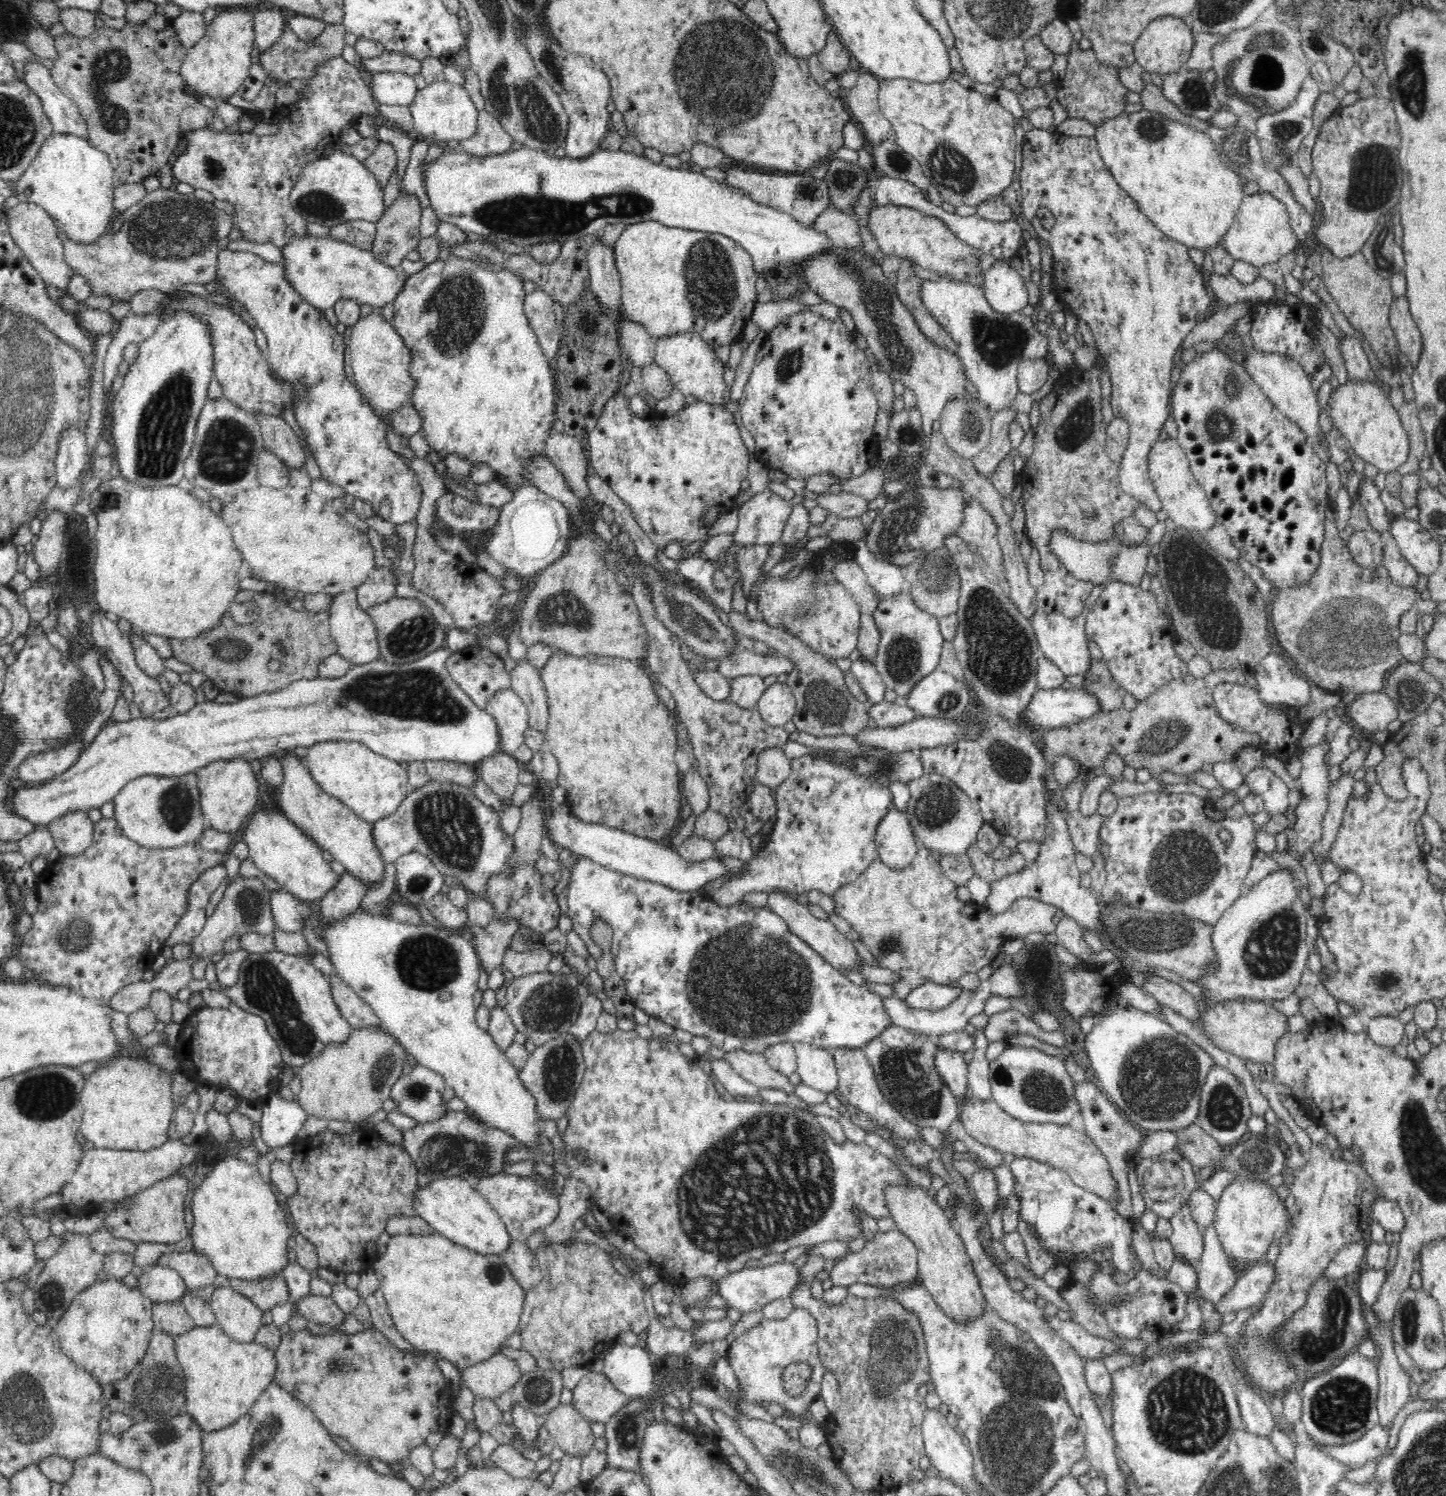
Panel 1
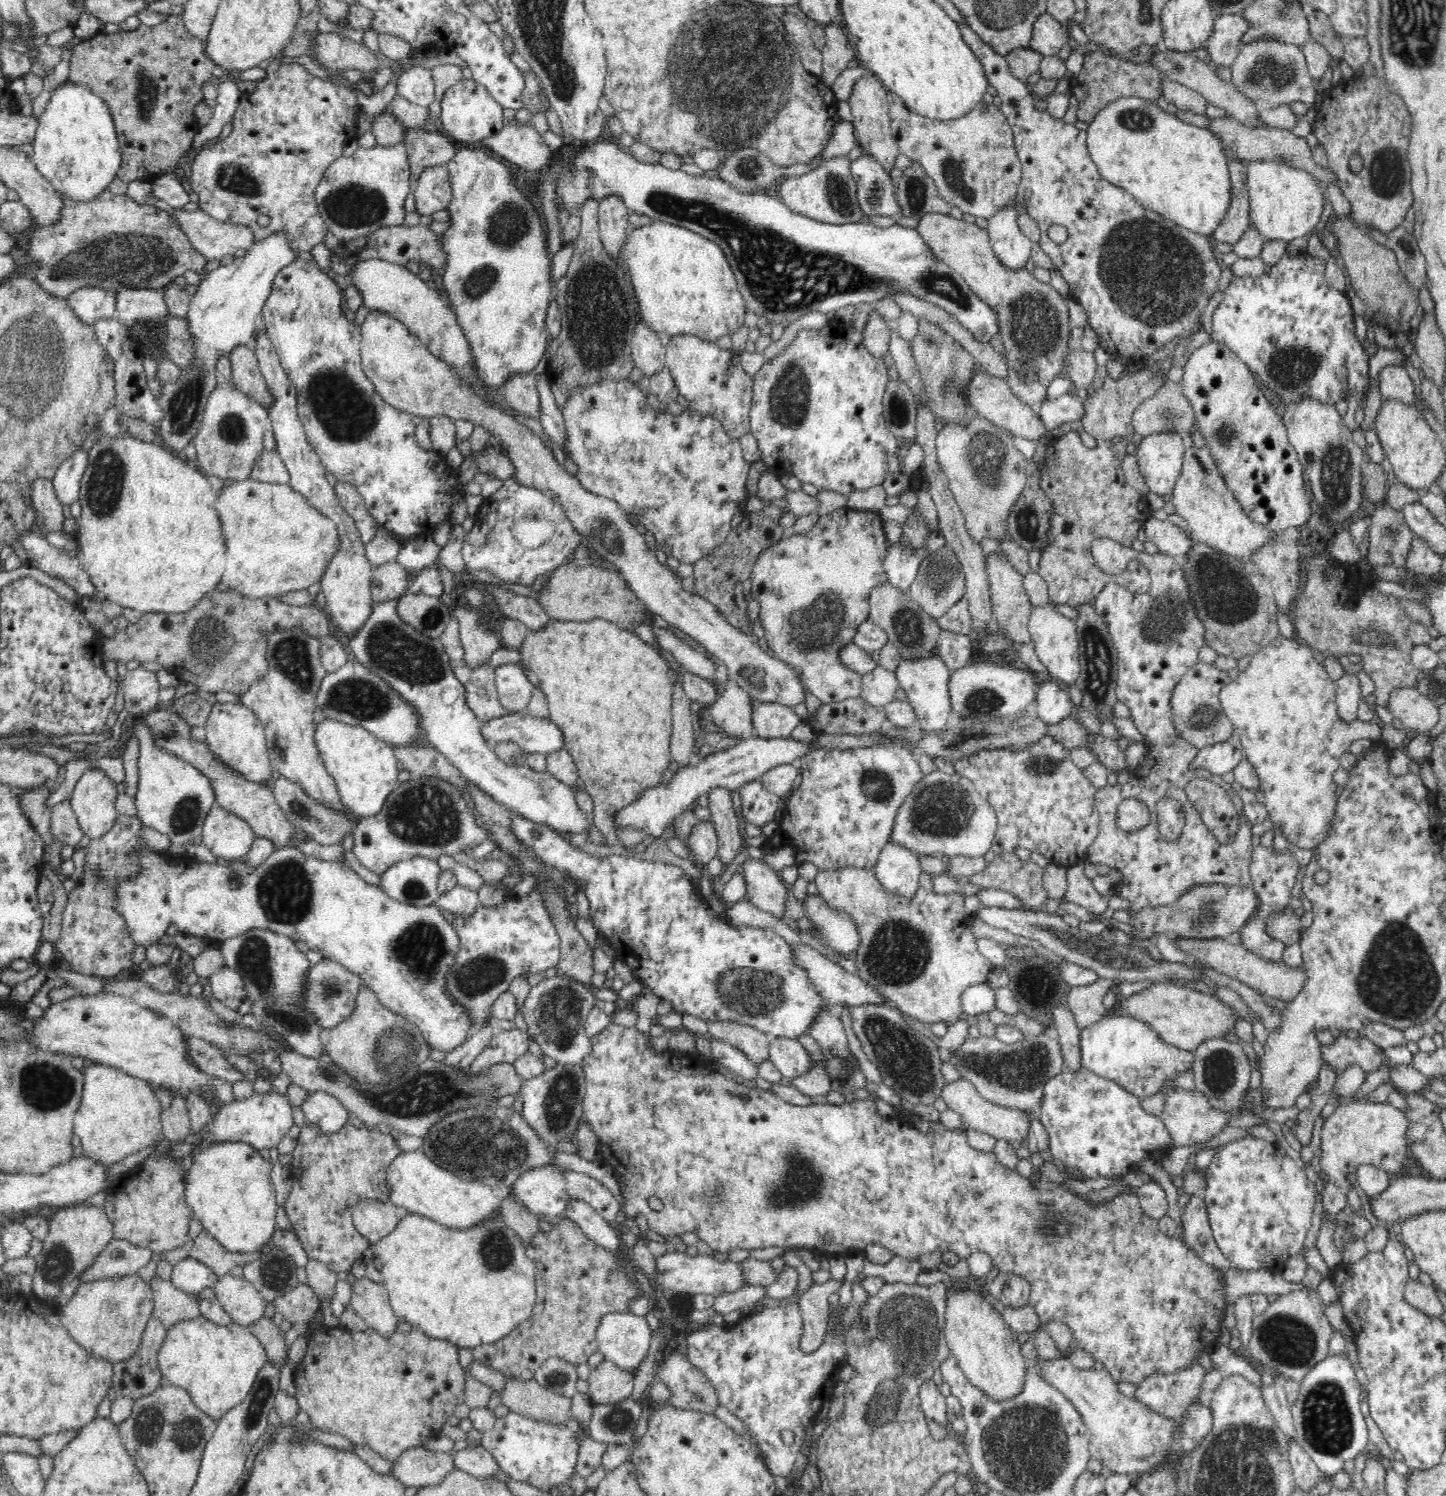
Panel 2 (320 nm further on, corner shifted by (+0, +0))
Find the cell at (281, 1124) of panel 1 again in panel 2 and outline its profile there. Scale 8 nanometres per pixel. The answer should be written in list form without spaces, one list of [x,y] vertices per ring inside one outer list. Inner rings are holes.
[[[312,1092],[301,1104],[307,1124],[318,1126],[323,1133],[338,1133],[354,1123],[346,1107],[327,1092]]]

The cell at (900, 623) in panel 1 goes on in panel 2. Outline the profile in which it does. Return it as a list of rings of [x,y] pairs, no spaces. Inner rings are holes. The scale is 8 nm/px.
[[[936,652],[934,657],[908,661],[902,659],[895,676],[899,687],[904,689],[908,695],[907,701],[915,711],[916,721],[925,731],[936,731],[946,728],[948,717],[952,711],[950,694],[948,692],[949,679],[952,669],[947,668],[941,655]]]

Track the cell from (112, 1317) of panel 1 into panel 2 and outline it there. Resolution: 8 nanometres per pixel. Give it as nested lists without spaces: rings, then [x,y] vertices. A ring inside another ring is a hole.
[[[134,1274],[81,1283],[66,1305],[58,1306],[58,1313],[74,1341],[94,1357],[114,1364],[128,1360],[138,1350],[153,1306],[151,1286]]]

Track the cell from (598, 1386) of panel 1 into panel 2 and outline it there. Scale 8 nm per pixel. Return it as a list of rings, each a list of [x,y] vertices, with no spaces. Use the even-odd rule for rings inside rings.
[[[604,1360],[592,1368],[587,1378],[588,1394],[593,1404],[615,1405],[631,1397],[633,1374]]]

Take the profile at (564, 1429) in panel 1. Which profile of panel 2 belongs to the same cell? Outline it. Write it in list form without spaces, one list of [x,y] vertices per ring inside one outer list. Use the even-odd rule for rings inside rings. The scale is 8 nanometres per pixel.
[[[506,1376],[502,1402],[510,1411],[524,1416],[563,1425],[571,1414],[571,1398],[563,1396],[549,1386],[540,1385],[535,1379],[517,1379]]]

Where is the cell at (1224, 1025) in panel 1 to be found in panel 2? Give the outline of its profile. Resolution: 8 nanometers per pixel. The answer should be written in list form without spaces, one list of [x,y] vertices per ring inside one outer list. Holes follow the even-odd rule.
[[[1156,982],[1138,993],[1120,997],[1113,1012],[1130,1016],[1150,1027],[1168,1046],[1193,1051],[1201,1042],[1222,1038],[1230,1033],[1236,1018],[1240,1017],[1231,1006],[1217,996],[1204,994],[1182,984]]]

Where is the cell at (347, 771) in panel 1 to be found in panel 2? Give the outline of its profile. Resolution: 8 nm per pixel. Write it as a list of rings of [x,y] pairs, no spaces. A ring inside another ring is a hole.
[[[324,719],[315,725],[314,738],[327,772],[336,781],[343,804],[350,808],[350,812],[355,819],[375,815],[382,808],[392,789],[398,786],[400,771],[398,770],[398,759],[395,756],[393,747],[360,726],[352,726],[332,719]]]

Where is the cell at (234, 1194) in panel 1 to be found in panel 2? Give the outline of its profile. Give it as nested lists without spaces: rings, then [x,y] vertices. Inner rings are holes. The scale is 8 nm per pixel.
[[[216,1142],[204,1148],[194,1156],[194,1162],[188,1168],[185,1178],[185,1199],[194,1216],[202,1226],[226,1250],[234,1253],[261,1252],[276,1232],[276,1203],[275,1188],[271,1182],[273,1163],[263,1158],[256,1148],[246,1142]]]

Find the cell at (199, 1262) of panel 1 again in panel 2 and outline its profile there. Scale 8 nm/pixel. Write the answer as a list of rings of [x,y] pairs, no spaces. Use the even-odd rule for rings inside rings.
[[[203,1229],[194,1239],[194,1246],[190,1252],[190,1258],[198,1260],[201,1264],[212,1269],[214,1275],[228,1275],[234,1266],[244,1267],[258,1258],[260,1252],[234,1253],[226,1250],[218,1239],[214,1238],[210,1231]]]

